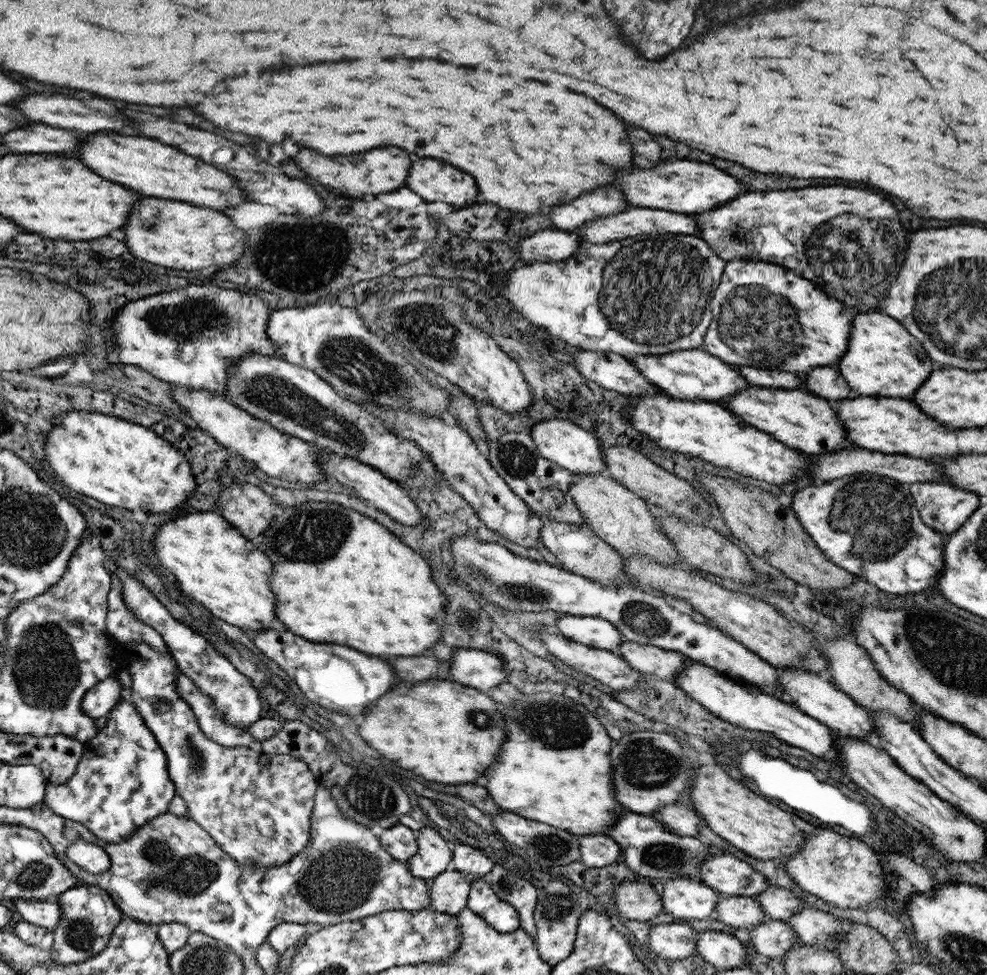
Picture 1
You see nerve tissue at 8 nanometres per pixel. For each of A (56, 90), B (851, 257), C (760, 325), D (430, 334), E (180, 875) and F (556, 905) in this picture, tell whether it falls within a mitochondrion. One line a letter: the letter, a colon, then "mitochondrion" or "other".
A: other
B: mitochondrion
C: mitochondrion
D: mitochondrion
E: mitochondrion
F: mitochondrion

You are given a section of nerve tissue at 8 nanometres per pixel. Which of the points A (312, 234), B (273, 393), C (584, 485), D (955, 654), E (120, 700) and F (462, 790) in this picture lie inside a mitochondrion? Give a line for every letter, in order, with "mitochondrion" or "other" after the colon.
A: mitochondrion
B: mitochondrion
C: other
D: mitochondrion
E: other
F: other

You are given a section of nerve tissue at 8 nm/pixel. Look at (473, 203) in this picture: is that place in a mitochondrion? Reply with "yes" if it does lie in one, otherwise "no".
no

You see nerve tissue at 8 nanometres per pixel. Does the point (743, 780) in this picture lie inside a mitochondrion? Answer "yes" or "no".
no

